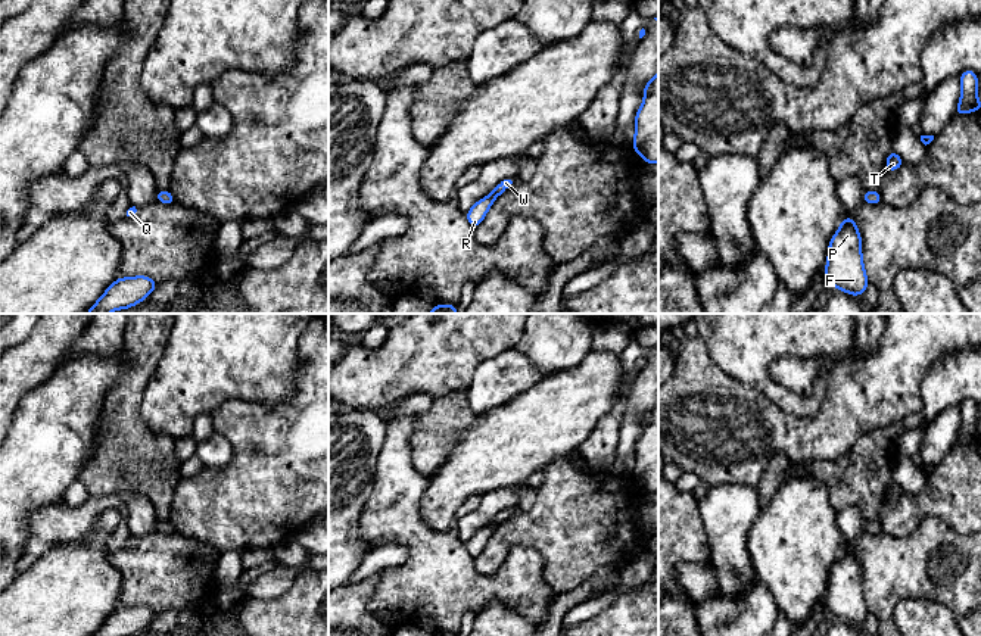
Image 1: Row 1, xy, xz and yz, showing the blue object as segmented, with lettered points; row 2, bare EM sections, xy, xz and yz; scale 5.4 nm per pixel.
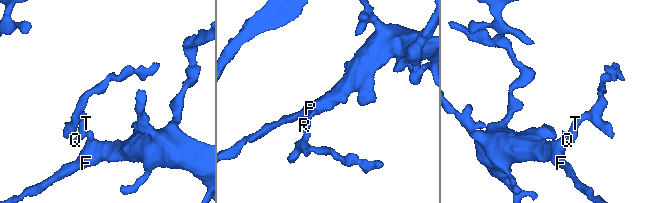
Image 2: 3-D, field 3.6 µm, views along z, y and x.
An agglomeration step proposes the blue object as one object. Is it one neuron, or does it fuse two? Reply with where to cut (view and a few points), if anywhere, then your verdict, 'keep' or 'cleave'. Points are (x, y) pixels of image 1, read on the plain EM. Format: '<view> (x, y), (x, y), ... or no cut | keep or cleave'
no cut | keep

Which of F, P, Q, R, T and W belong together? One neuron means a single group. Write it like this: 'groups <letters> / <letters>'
groups F P Q R T W

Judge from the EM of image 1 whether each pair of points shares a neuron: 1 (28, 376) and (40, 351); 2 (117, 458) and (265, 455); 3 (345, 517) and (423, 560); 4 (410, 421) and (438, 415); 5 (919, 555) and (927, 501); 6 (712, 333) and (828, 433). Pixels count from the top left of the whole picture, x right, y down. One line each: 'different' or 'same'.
1: same
2: different
3: different
4: different
5: different
6: different

